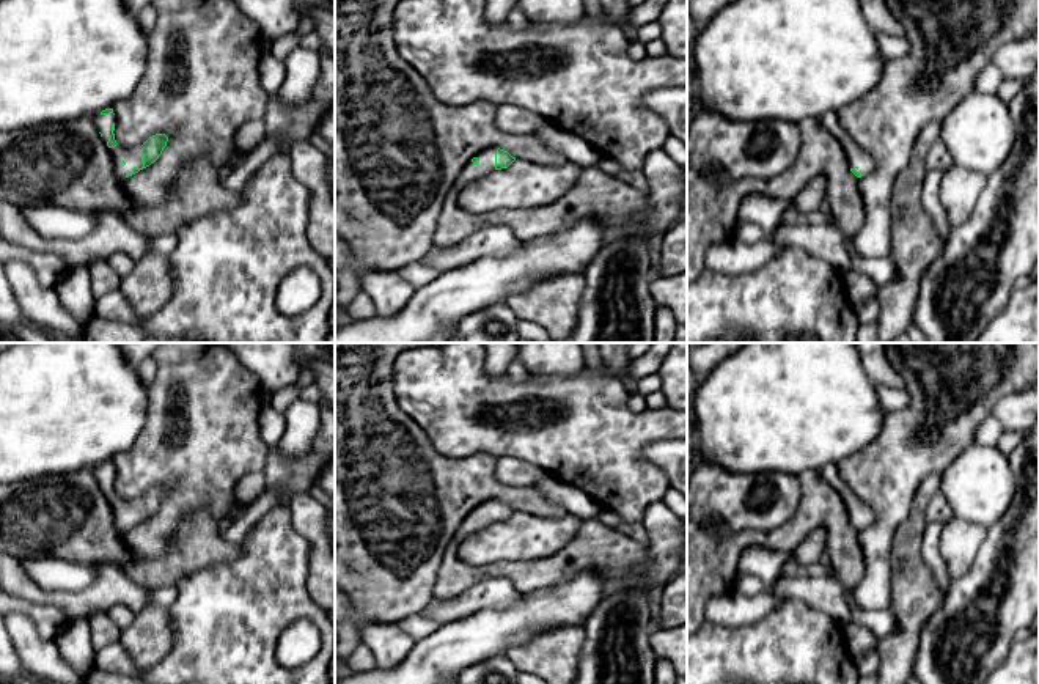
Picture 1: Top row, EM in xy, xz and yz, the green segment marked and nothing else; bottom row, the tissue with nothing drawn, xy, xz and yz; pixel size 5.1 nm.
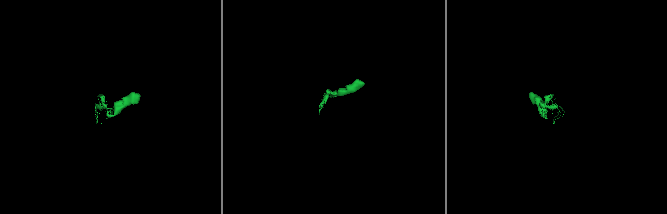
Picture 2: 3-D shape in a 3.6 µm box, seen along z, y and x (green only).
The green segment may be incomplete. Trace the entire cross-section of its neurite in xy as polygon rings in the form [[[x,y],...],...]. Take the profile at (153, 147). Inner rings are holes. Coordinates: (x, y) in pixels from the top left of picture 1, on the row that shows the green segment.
[[[113,108],[102,110],[99,115],[93,116],[93,120],[102,140],[110,149],[115,175],[123,179],[154,164],[168,142],[165,134],[156,134],[138,148],[124,148],[115,140],[113,131],[116,118]]]

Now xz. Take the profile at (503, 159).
[[[492,146],[481,151],[462,168],[462,171],[459,173],[448,195],[443,200],[440,215],[437,219],[437,228],[432,236],[434,247],[448,248],[451,245],[457,245],[461,241],[470,237],[481,228],[494,225],[508,225],[517,239],[528,241],[566,230],[582,219],[599,220],[605,228],[605,237],[608,241],[613,241],[619,236],[621,228],[627,222],[627,219],[648,204],[646,192],[637,190],[635,187],[621,181],[618,176],[604,173],[596,165],[585,167],[574,187],[569,189],[560,200],[552,201],[547,206],[500,208],[484,214],[473,214],[467,212],[457,204],[457,198],[467,184],[484,176],[492,170],[508,168],[514,160],[516,157],[512,157],[508,151]]]

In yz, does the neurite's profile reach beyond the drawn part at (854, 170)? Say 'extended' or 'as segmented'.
extended

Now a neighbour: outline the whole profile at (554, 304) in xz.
[[[560,275],[511,296],[508,305],[517,319],[542,325],[555,343],[561,343],[575,330],[583,291],[582,275]]]

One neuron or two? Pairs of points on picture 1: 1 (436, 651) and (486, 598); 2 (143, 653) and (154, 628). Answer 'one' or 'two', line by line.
1: two
2: one

